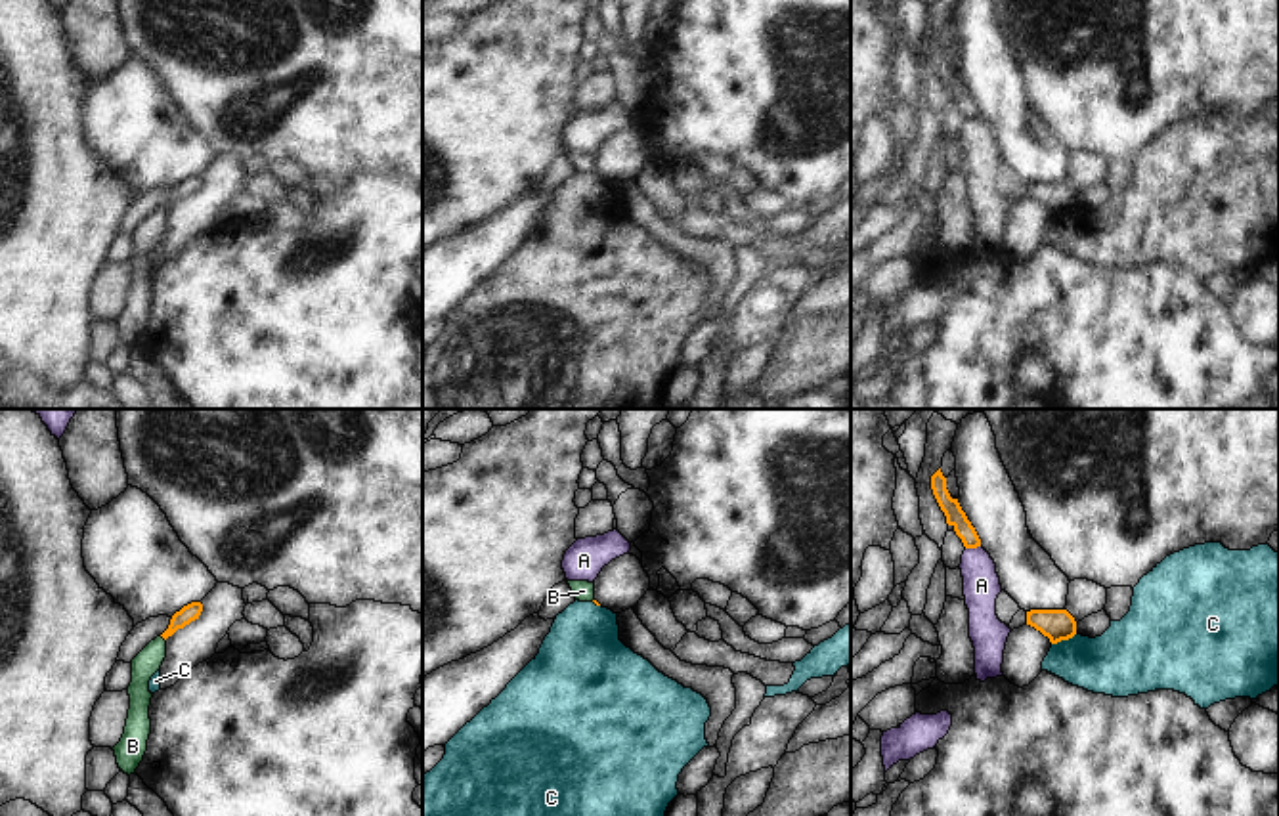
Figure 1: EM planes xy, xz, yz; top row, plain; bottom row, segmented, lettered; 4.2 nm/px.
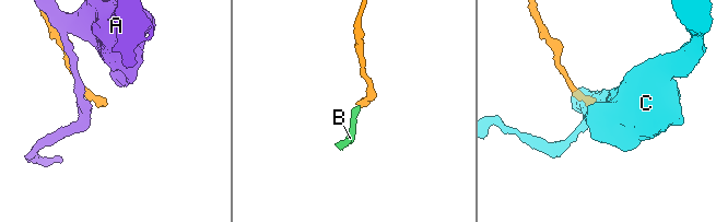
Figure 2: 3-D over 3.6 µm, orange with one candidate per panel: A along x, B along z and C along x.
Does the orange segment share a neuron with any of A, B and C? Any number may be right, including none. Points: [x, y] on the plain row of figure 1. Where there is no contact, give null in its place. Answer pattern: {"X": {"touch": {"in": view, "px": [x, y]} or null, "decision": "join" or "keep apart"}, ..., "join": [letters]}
{"A": {"touch": {"in": "yz", "px": [972, 119]}, "decision": "keep apart"}, "B": {"touch": {"in": "xy", "px": [163, 209]}, "decision": "join"}, "C": {"touch": {"in": "yz", "px": [1063, 211]}, "decision": "keep apart"}, "join": ["B"]}

